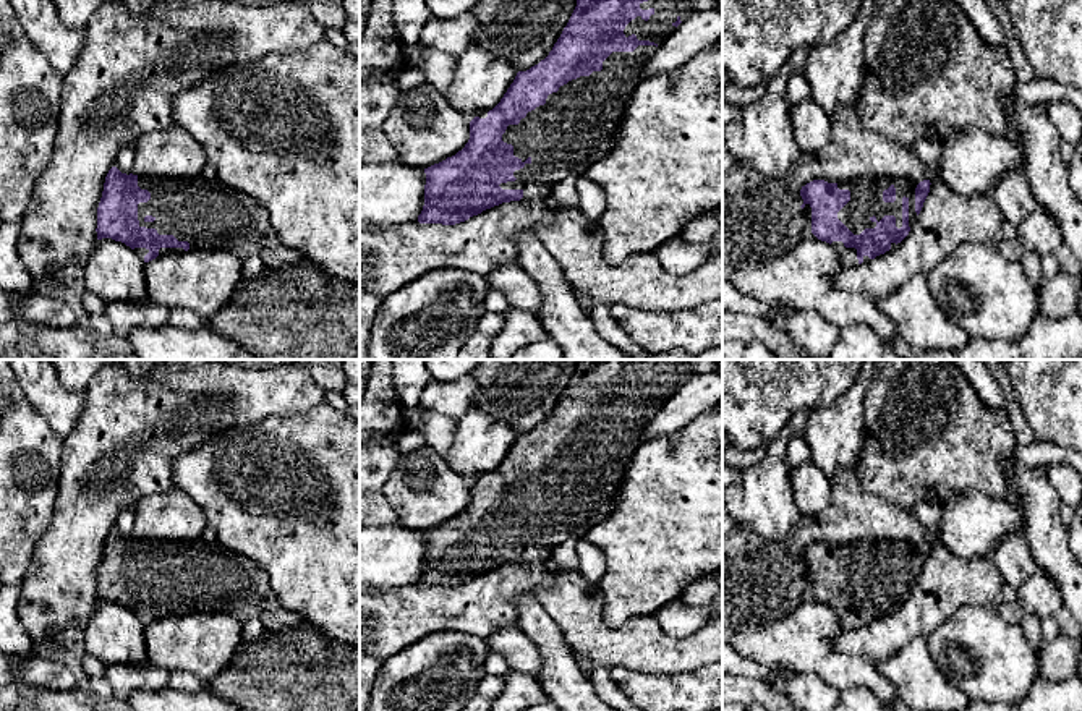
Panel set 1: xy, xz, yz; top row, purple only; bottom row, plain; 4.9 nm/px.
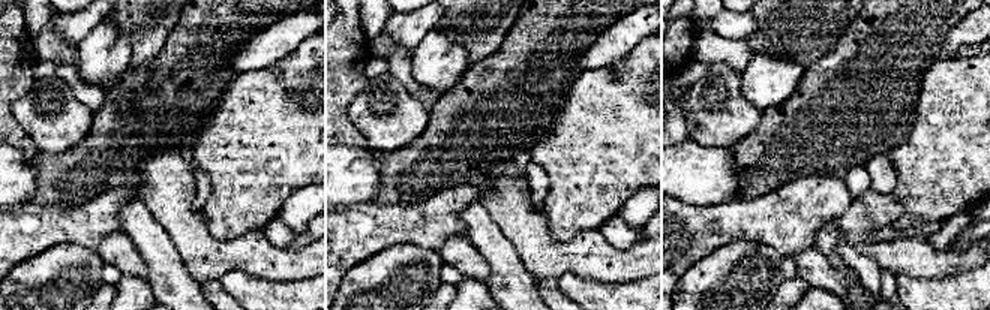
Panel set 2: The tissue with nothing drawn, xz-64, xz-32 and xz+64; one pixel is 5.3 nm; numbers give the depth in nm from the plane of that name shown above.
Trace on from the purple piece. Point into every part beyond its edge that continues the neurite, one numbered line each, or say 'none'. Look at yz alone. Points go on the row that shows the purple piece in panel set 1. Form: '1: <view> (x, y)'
1: yz (865, 201)

